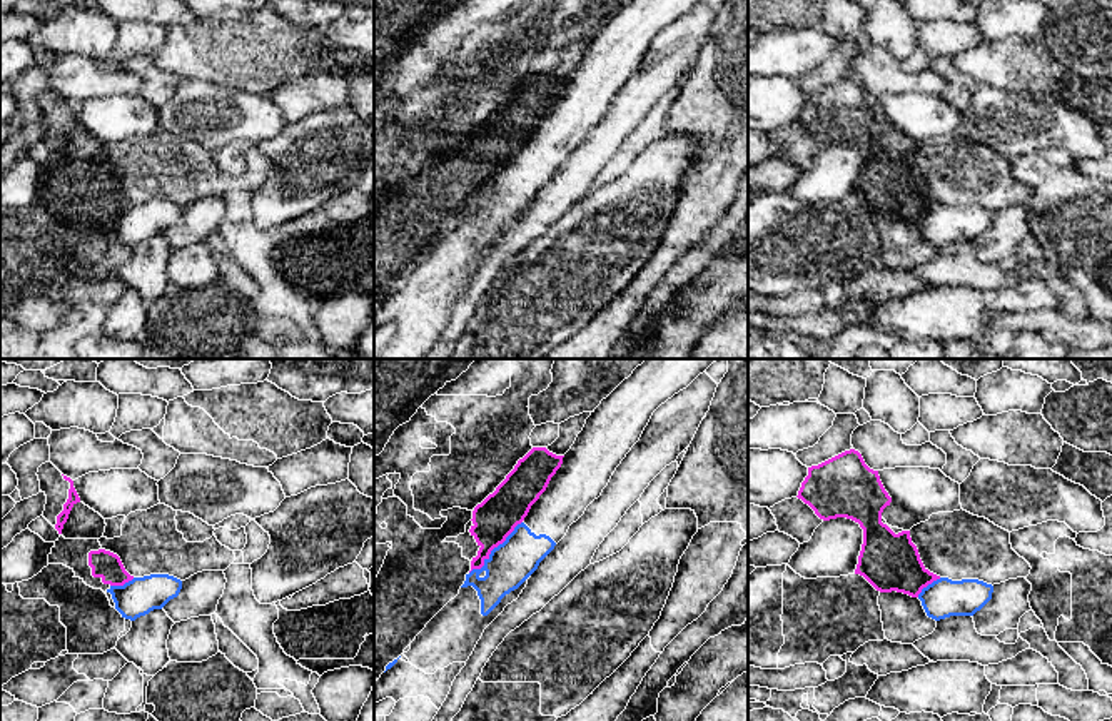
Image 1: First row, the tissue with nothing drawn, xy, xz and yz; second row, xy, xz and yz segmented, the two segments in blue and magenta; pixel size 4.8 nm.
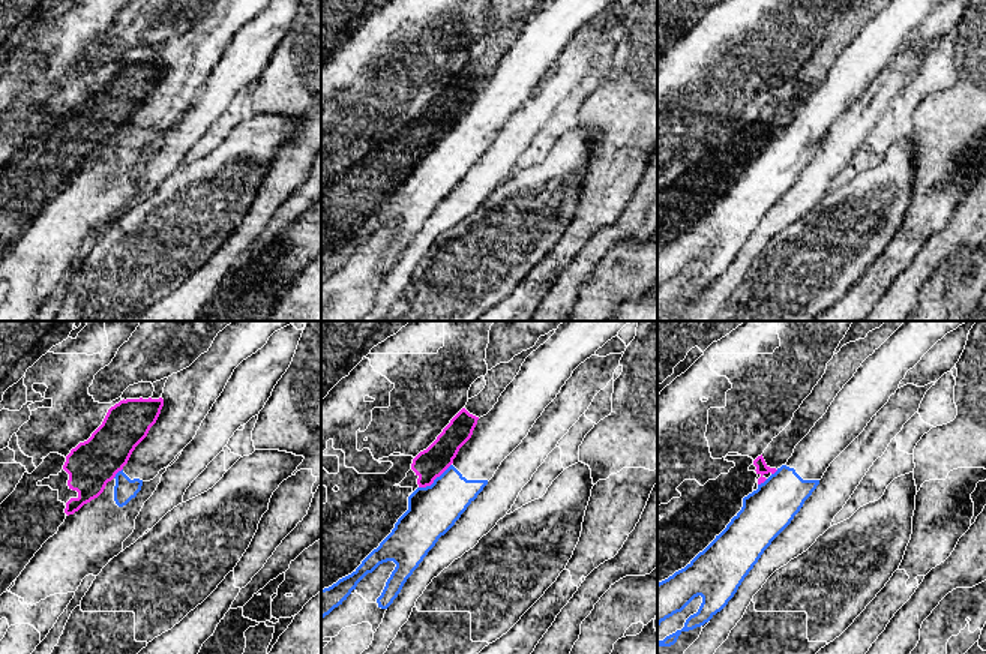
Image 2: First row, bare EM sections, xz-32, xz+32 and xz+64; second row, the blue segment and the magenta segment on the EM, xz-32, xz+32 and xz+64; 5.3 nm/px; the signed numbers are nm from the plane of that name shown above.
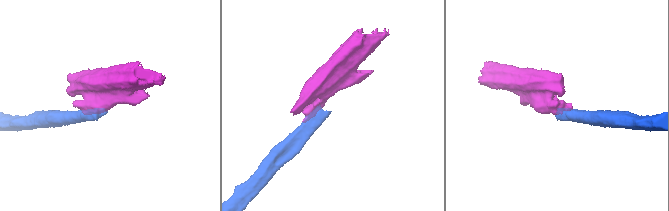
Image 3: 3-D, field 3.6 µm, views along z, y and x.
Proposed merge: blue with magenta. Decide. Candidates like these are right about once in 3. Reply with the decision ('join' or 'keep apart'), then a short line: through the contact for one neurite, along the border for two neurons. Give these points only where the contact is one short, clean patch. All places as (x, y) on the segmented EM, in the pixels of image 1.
keep apart | xz (521, 521), (491, 551), (485, 563), (470, 573)

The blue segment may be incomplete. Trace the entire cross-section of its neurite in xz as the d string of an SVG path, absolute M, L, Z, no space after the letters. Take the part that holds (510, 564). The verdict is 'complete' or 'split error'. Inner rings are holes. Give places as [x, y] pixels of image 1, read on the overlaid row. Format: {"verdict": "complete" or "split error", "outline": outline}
{"verdict": "split error", "outline": "M646 359L624 379L586 419L561 467L551 477L546 491L531 506L528 516L503 544L494 547L481 569L466 574L461 587L473 586L481 599L481 614L488 616L501 599L518 589L539 562L566 536L586 507L601 496L613 472L639 441L653 412L680 391L686 389L718 359Z"}

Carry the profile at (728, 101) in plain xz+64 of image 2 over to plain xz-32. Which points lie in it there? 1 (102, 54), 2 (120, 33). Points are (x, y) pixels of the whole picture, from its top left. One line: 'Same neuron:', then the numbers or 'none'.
Same neuron: none

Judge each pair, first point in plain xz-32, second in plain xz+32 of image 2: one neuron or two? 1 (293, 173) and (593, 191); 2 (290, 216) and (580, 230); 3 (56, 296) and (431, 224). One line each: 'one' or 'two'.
1: one
2: two
3: one

